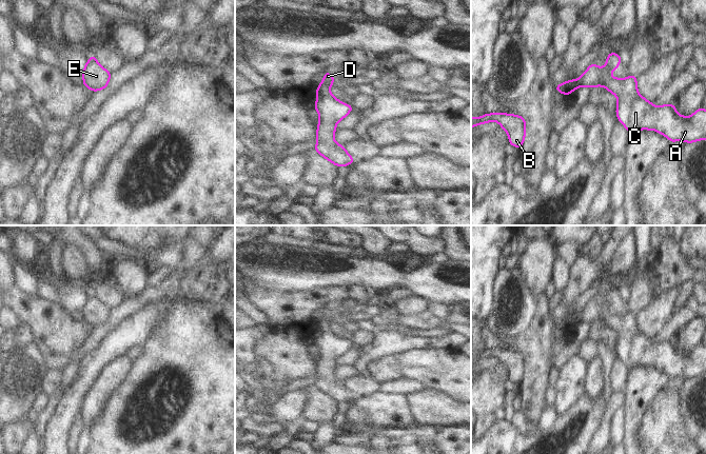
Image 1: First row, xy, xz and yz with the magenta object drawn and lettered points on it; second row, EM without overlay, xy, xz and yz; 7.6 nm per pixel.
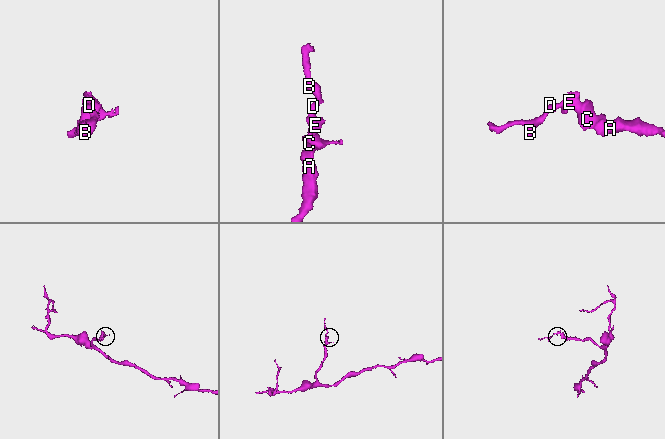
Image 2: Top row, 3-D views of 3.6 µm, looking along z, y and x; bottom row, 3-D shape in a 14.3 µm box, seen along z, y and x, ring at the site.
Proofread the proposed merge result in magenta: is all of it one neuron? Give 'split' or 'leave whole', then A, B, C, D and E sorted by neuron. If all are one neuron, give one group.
leave whole | A B C D E

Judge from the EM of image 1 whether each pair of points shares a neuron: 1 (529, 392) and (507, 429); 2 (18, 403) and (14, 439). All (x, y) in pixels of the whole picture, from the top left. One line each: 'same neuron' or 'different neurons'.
1: different neurons
2: different neurons

